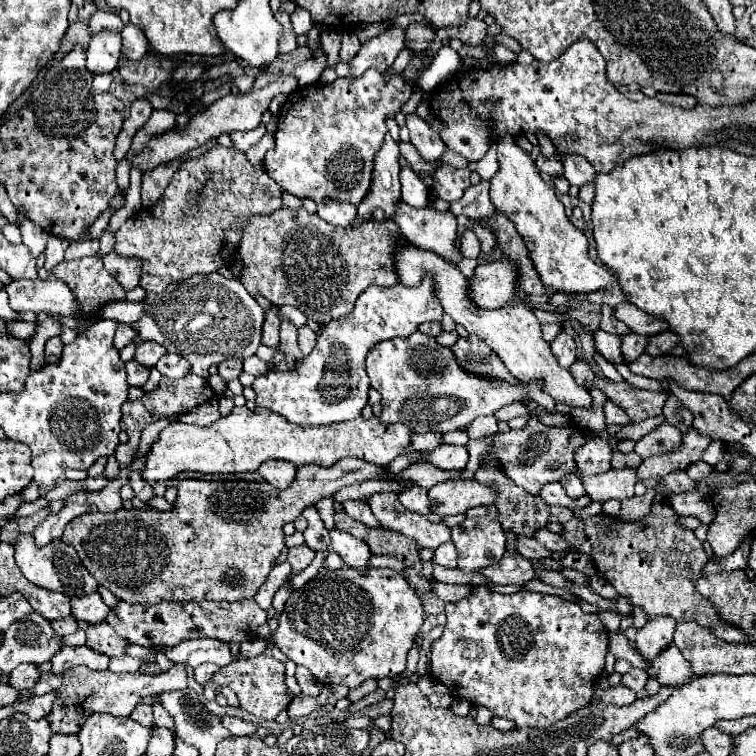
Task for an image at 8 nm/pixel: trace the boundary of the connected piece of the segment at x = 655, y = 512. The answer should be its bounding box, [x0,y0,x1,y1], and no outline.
[564,502,750,644]

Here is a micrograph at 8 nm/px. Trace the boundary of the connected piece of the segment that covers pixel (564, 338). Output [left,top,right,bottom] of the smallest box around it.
[550,330,576,370]

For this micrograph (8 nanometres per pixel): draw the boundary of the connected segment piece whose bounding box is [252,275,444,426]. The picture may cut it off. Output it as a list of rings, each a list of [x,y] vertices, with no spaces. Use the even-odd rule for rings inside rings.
[[[430,275],[417,287],[398,284],[392,288],[366,288],[350,314],[322,326],[312,354],[298,362],[292,372],[268,372],[254,380],[256,404],[298,426],[322,426],[358,418],[368,404],[370,378],[364,368],[368,350],[382,340],[410,336],[422,322],[442,320],[444,310],[433,293],[434,280]]]

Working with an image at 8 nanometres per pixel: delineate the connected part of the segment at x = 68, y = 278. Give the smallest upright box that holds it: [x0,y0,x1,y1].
[52,256,124,314]

